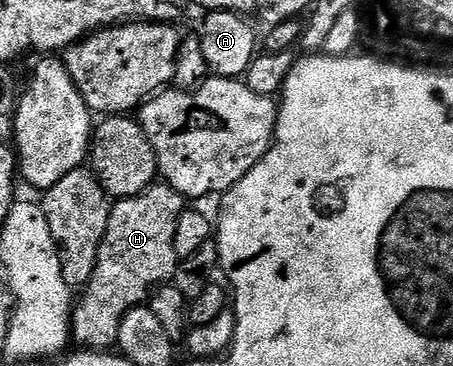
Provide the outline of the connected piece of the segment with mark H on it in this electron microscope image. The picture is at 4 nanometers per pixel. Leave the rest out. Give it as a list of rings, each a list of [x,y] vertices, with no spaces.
[[[160,181],[143,191],[134,199],[121,199],[111,204],[104,240],[98,253],[98,261],[87,287],[72,313],[71,338],[80,342],[84,349],[112,349],[117,346],[116,338],[122,321],[130,309],[147,304],[156,288],[175,280],[178,260],[174,253],[174,229],[182,212],[186,210],[186,200],[173,187]]]

